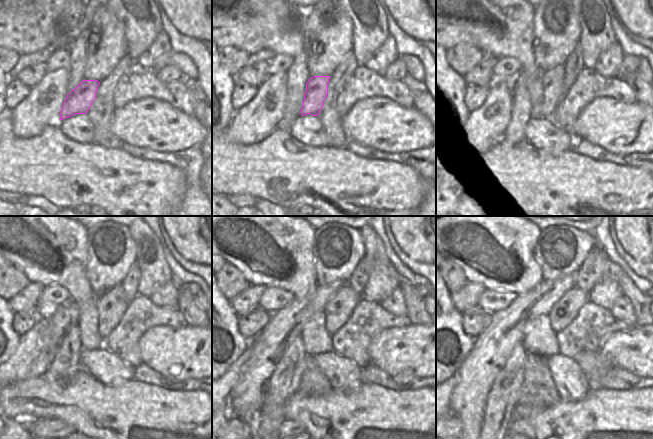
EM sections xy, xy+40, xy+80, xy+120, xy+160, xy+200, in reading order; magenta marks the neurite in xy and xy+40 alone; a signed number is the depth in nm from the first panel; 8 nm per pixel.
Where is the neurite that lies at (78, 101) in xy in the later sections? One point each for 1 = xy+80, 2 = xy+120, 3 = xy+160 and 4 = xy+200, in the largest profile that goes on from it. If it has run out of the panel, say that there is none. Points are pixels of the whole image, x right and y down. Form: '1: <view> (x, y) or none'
1: xy+80 (552, 80)
2: xy+120 (112, 305)
3: xy+160 (338, 310)
4: xy+200 (566, 310)

